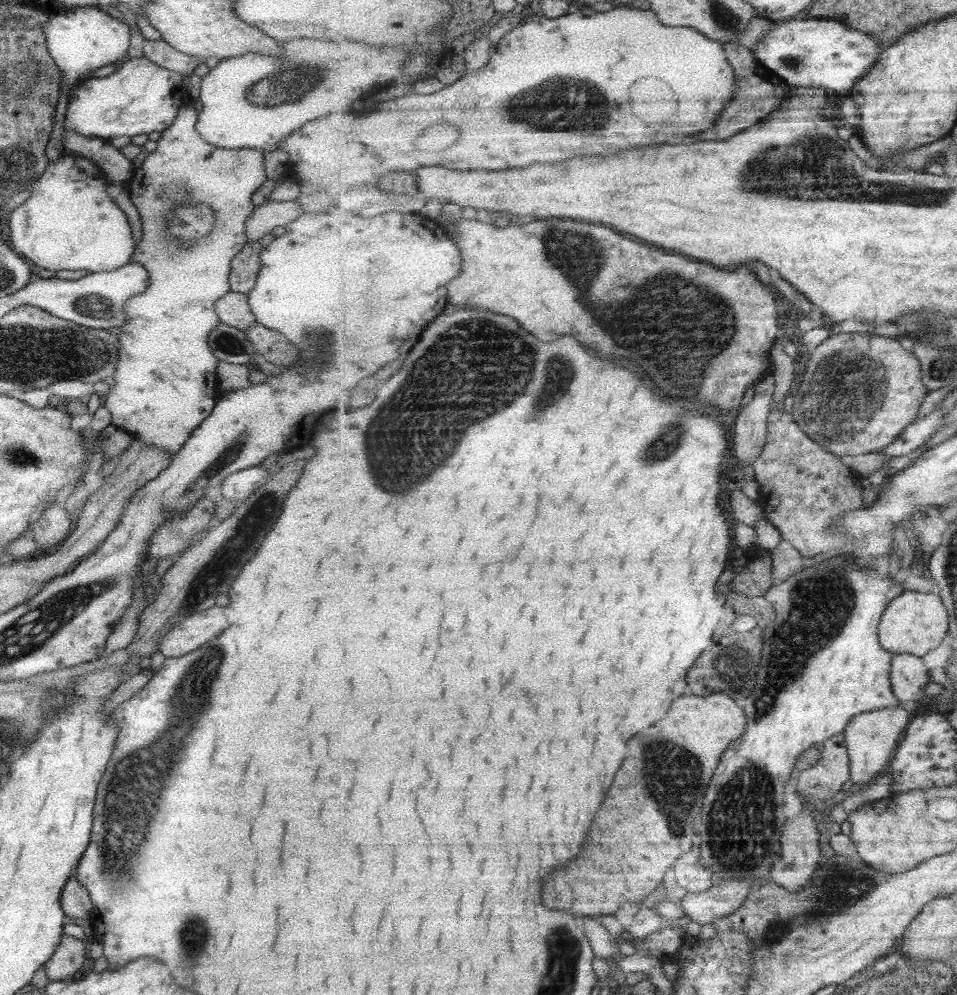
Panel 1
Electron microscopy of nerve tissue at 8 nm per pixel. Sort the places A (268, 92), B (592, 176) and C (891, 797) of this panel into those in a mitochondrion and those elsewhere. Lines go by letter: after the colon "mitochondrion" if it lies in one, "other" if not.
A: mitochondrion
B: other
C: other

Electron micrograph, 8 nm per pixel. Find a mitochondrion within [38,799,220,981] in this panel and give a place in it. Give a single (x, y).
(195, 935)

